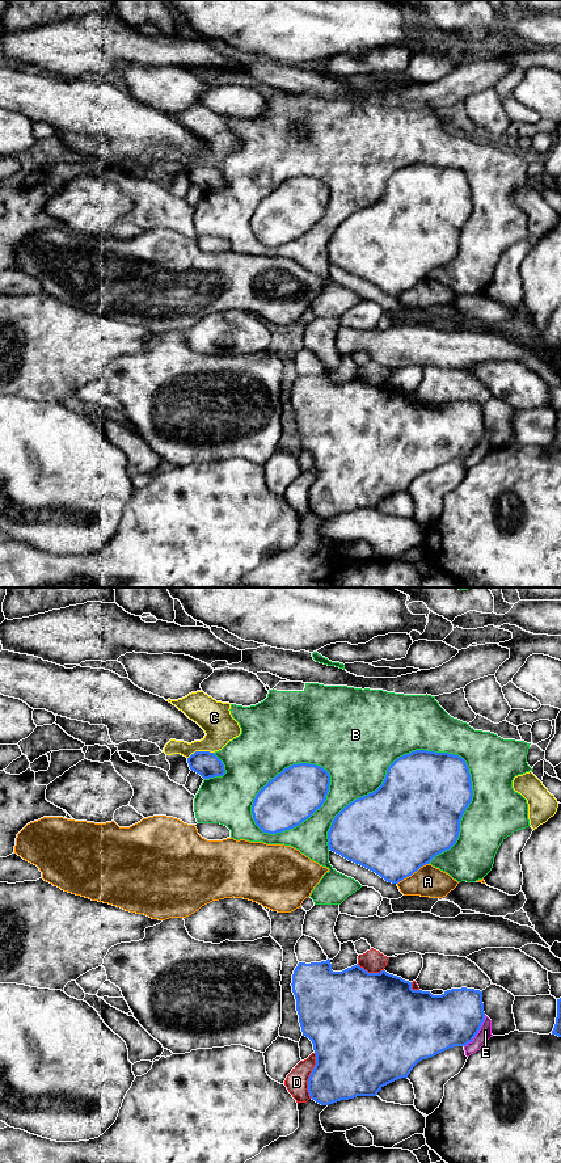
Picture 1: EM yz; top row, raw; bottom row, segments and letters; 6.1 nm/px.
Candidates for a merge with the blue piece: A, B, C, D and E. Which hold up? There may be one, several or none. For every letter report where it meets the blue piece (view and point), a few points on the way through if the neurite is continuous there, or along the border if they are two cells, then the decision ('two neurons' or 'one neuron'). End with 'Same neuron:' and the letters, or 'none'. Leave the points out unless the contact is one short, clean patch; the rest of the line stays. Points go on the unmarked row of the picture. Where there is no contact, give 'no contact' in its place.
A: yz (412, 286) | two neurons
B: yz (386, 189) | two neurons
C: yz (201, 164) | along yz (214, 164), (194, 164), (188, 171) | two neurons
D: yz (309, 488) | two neurons
E: yz (477, 445) | two neurons
Same neuron: none

